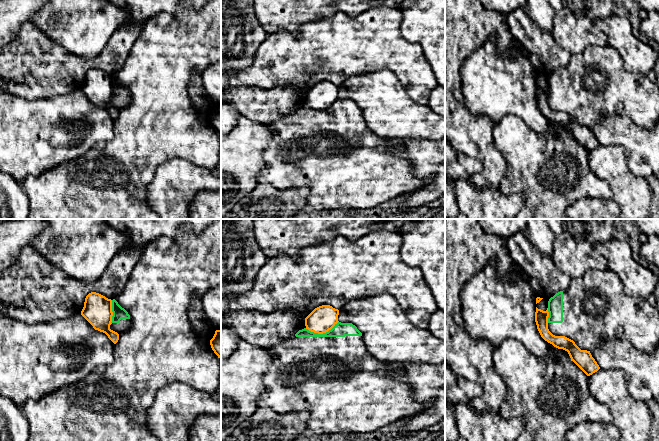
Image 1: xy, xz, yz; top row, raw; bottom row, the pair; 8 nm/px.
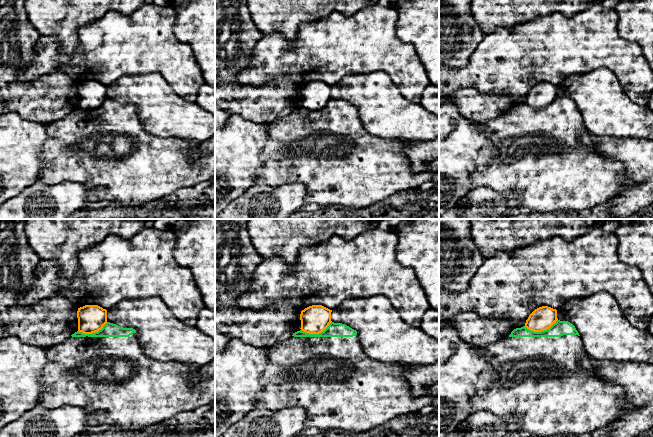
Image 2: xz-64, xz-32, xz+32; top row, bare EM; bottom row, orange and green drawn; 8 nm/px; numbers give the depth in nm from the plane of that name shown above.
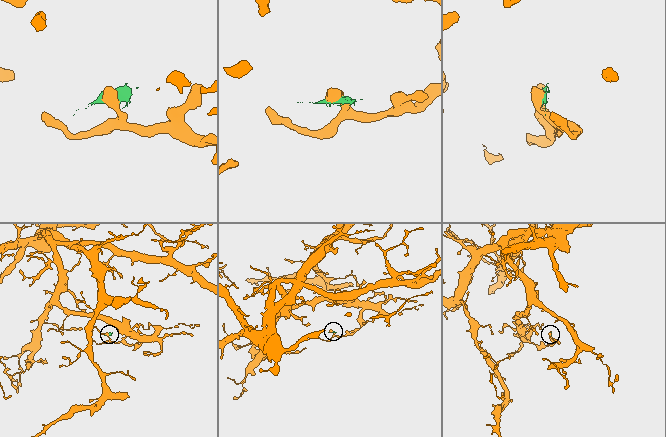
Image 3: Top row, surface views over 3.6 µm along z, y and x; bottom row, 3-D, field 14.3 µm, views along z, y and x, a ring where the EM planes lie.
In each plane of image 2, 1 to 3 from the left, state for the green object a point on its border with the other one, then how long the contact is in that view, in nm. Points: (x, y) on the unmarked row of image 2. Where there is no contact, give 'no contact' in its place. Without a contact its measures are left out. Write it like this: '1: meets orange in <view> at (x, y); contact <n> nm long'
1: meets orange in xz-64 at (92, 108); contact 260 nm long
2: meets orange in xz-32 at (316, 109); contact 260 nm long
3: meets orange in xz+32 at (540, 107); contact 280 nm long

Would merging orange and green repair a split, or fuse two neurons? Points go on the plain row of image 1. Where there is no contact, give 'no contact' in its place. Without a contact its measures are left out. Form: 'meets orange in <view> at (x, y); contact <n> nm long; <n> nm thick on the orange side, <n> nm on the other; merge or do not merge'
meets orange in xz at (321, 109); contact 280 nm long; 200 nm thick on the orange side, 110 nm on the other; do not merge

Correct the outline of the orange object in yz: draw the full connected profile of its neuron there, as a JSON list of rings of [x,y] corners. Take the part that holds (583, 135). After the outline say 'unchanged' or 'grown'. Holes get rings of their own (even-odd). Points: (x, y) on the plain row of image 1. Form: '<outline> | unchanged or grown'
[[[536,83],[535,98],[541,113],[558,125],[568,128],[573,137],[587,152],[597,148],[600,143],[592,133],[590,127],[581,126],[573,116],[565,112],[555,112],[548,105],[548,84],[546,87]]] | unchanged

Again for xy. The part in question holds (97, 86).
[[[96,68],[89,69],[85,74],[81,91],[95,106],[105,109],[114,120],[118,118],[119,110],[110,105],[113,92],[111,75]]] | unchanged

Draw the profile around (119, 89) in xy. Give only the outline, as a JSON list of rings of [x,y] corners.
[[[115,75],[112,76],[112,88],[113,92],[110,105],[118,110],[127,106],[130,103],[130,91]]]

